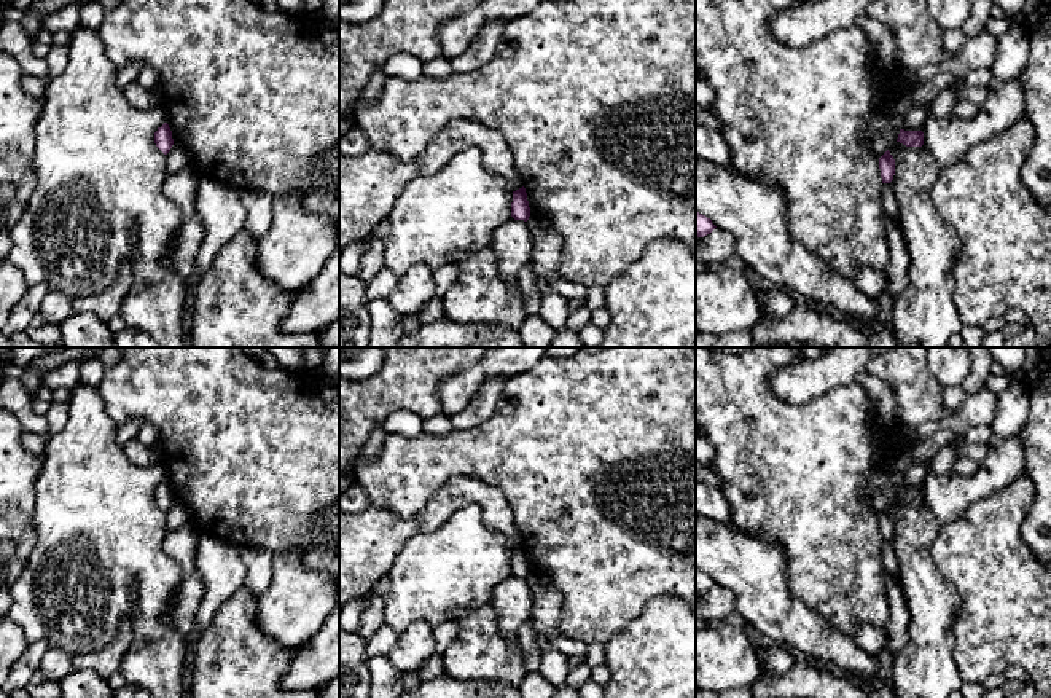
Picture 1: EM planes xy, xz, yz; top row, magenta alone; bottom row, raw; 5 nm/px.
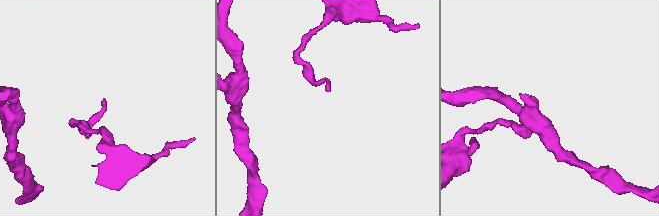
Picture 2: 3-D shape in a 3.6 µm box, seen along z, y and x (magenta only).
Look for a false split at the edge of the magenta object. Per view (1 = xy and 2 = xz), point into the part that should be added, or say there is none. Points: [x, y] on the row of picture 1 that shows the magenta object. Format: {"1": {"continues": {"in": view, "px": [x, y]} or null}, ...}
{"1": {"continues": null}, "2": {"continues": null}}

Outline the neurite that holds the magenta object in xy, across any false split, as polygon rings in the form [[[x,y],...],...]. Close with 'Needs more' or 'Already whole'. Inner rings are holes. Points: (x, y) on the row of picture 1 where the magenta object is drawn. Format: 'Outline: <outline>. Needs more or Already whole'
Outline: [[[164,123],[158,131],[154,132],[154,143],[156,147],[167,155],[174,145],[172,131],[167,123]]]. Already whole

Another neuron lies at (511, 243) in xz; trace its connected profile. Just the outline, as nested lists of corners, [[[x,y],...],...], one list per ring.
[[[511,218],[494,229],[489,249],[505,280],[518,282],[521,269],[532,261],[532,245],[533,239],[524,220]]]

